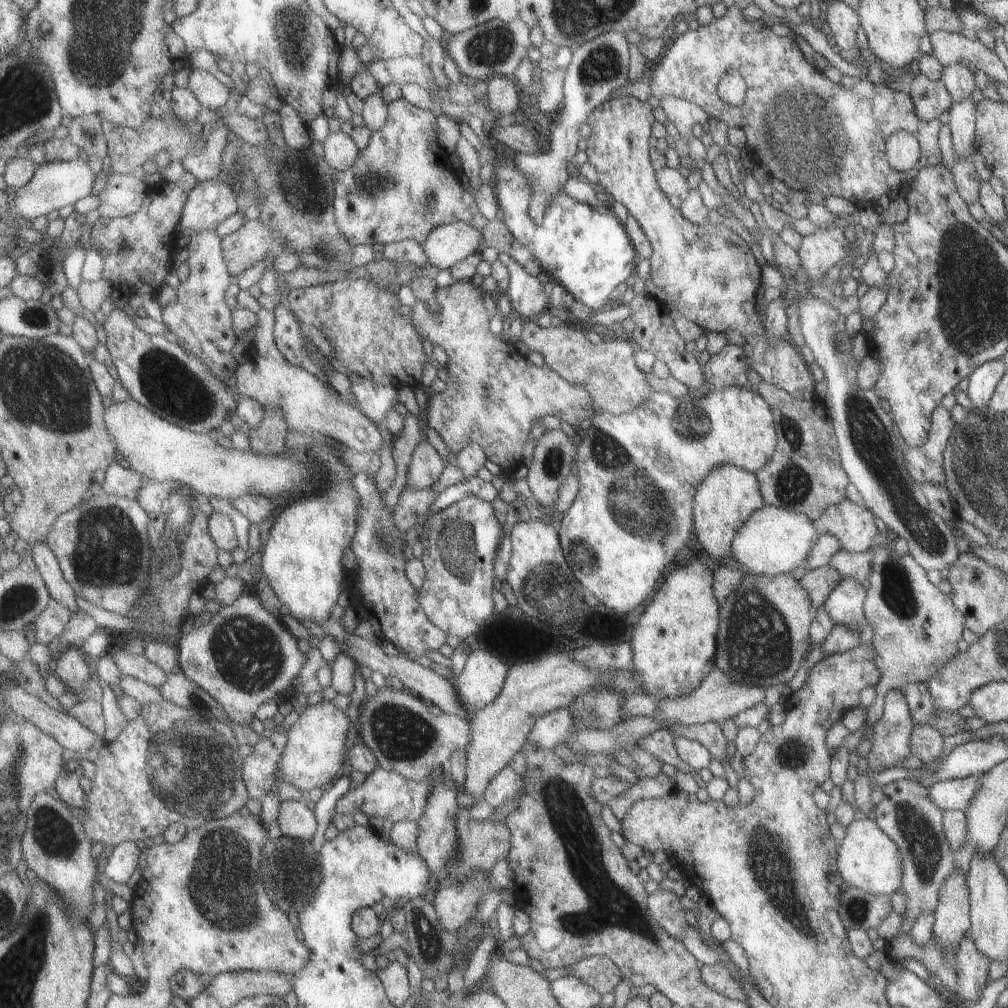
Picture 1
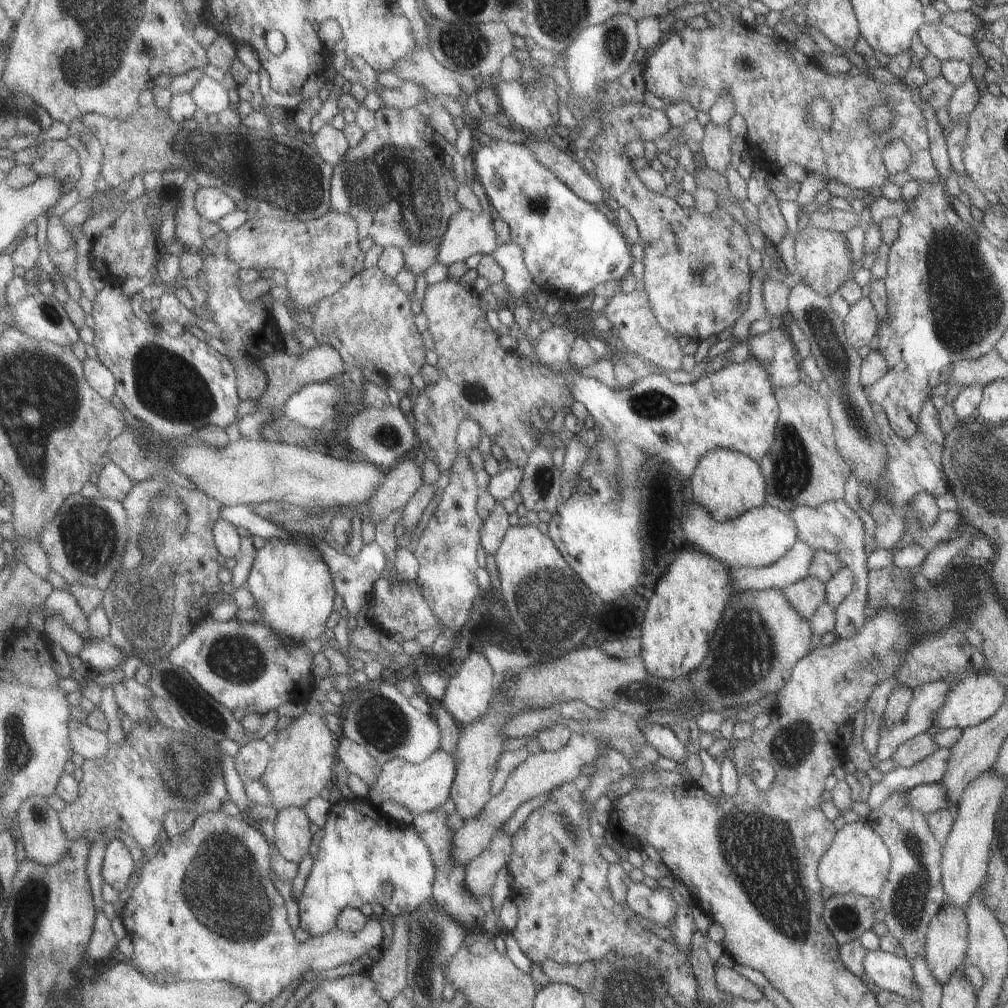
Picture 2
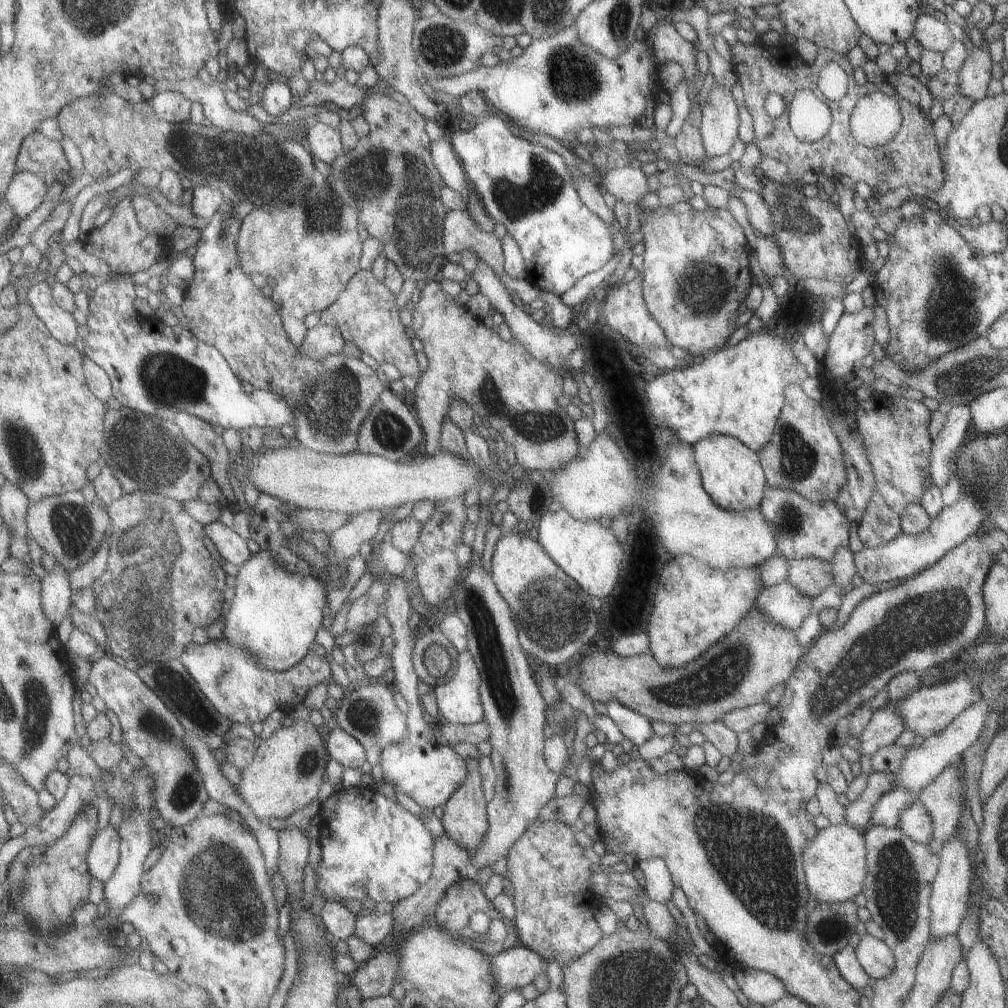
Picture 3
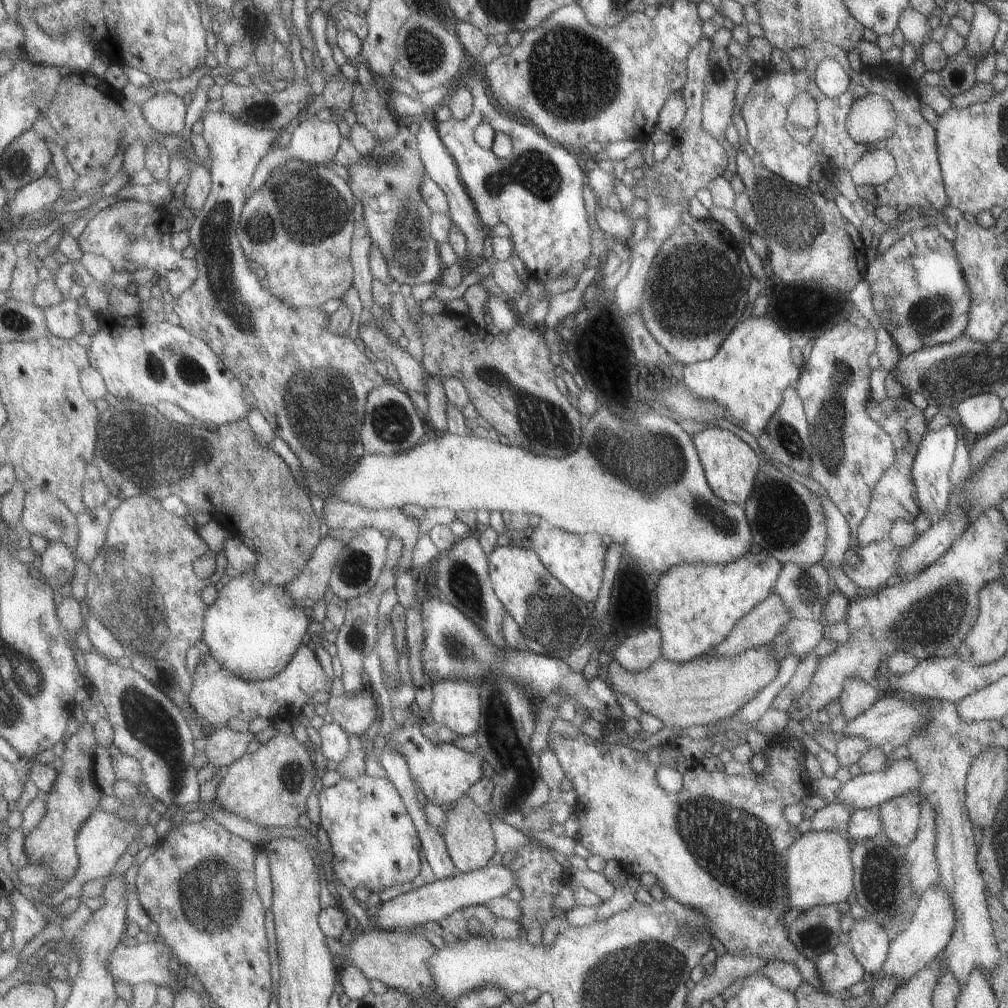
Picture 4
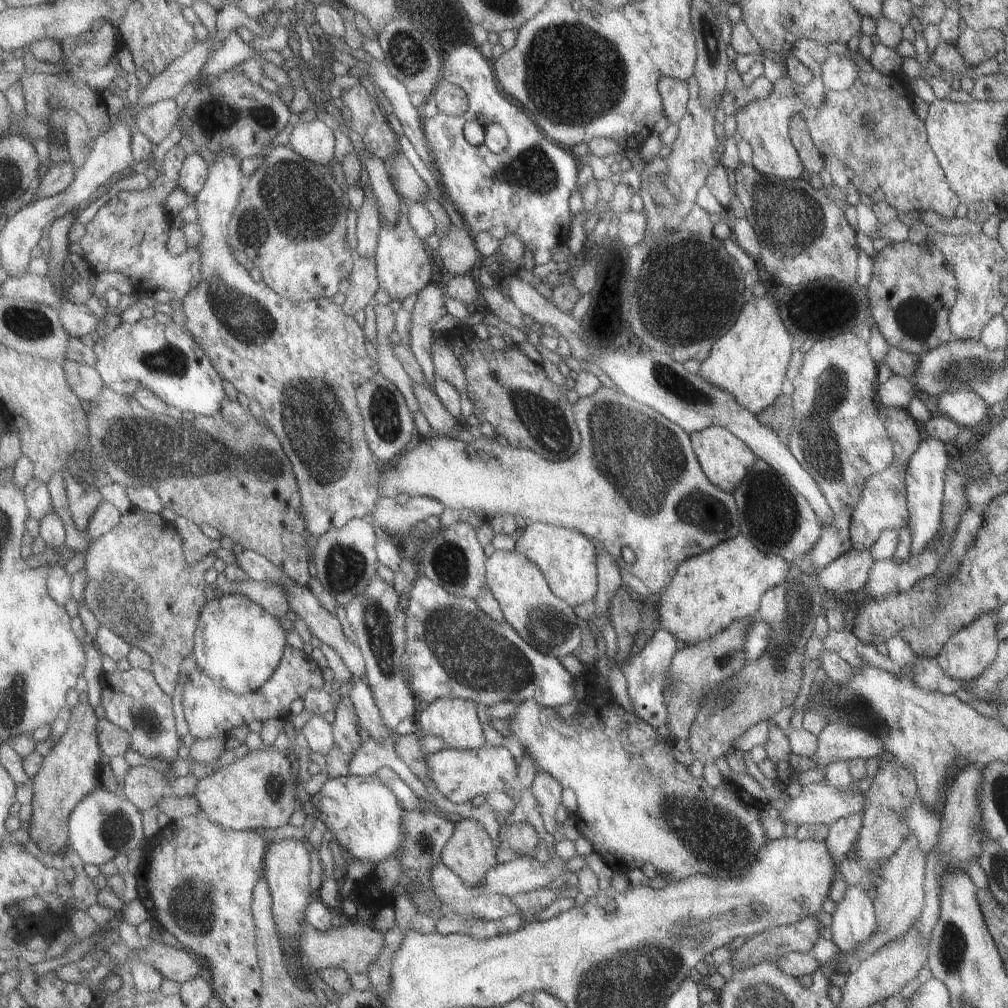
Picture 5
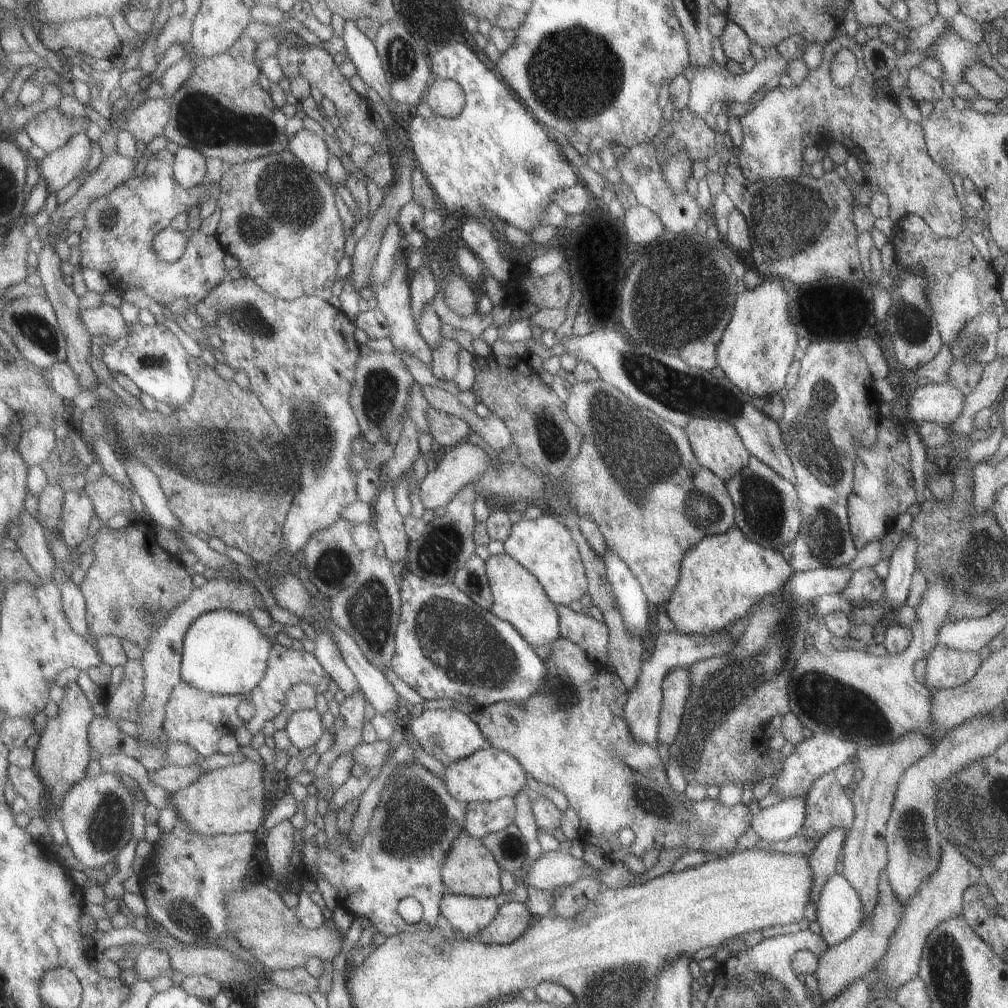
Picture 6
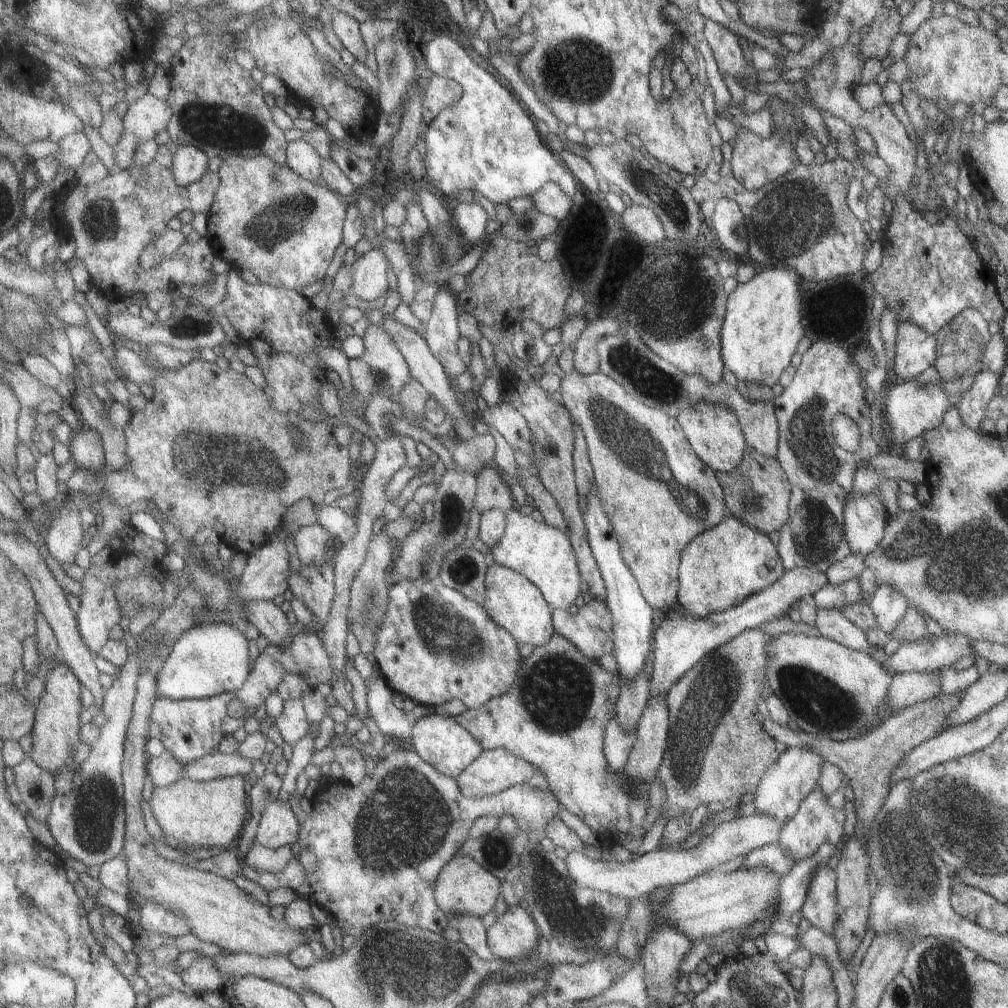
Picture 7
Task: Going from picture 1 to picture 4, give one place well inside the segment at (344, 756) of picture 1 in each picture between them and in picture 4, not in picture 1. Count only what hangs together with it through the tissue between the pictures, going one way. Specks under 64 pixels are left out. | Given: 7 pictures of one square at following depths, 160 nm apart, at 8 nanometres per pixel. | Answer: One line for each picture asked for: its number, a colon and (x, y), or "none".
2: (303, 760)
3: (288, 770)
4: (270, 786)

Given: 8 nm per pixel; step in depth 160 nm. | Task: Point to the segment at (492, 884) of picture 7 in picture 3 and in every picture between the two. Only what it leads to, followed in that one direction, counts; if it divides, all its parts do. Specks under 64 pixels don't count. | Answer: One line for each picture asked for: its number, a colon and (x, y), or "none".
3: (465, 818)
4: (469, 834)
5: (471, 853)
6: (471, 869)

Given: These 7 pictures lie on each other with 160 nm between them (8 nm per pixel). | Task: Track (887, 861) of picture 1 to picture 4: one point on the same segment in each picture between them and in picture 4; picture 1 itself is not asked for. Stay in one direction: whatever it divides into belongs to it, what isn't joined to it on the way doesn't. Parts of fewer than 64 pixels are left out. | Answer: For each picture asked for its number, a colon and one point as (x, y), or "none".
2: (856, 862)
3: (834, 865)
4: (817, 871)

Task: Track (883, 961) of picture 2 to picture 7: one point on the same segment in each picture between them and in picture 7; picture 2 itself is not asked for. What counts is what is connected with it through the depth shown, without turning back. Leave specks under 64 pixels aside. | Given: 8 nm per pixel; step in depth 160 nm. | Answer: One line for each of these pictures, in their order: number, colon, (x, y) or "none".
3: (874, 956)
4: (868, 942)
5: (853, 921)
6: (840, 911)
7: (819, 908)

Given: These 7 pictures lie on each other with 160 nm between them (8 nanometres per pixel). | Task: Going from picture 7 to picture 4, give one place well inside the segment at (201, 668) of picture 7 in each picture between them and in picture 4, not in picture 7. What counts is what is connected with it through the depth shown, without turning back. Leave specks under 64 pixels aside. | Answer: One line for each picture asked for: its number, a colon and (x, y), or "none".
4: (254, 629)
5: (238, 643)
6: (225, 653)

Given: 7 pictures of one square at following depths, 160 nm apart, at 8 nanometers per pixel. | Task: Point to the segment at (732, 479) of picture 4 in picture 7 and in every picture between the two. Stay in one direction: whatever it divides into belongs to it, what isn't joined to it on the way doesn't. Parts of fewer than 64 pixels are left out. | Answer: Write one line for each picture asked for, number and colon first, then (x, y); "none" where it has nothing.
5: (725, 460)
6: (718, 448)
7: (713, 431)

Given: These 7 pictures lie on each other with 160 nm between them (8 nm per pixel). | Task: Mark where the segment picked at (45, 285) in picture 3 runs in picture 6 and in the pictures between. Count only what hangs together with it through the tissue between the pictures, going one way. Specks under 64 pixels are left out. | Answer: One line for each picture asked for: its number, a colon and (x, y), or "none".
4: (62, 321)
5: (77, 320)
6: (104, 319)

